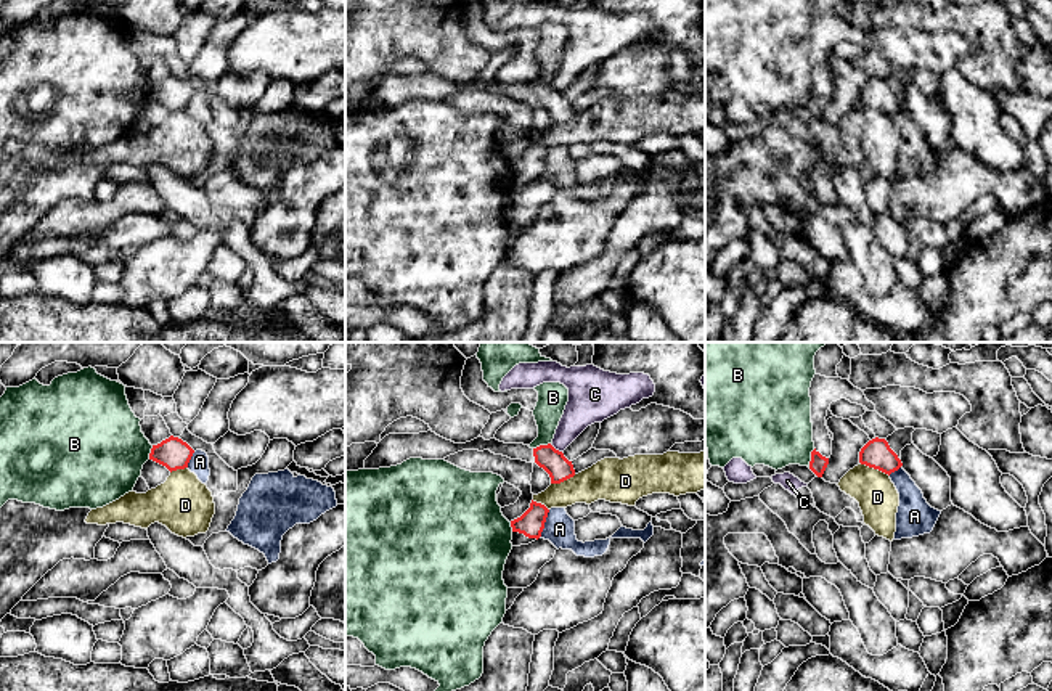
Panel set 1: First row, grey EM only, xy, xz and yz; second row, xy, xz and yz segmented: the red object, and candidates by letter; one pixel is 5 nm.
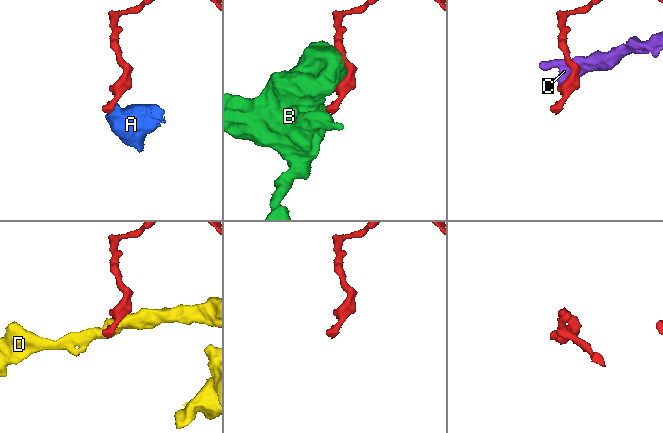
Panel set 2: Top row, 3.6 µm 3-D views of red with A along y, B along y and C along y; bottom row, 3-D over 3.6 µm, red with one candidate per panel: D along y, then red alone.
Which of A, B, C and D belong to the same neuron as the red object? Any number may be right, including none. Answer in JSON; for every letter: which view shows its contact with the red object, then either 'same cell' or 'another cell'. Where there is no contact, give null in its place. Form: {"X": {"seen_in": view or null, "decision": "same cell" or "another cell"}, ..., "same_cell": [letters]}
{"A": {"seen_in": "xz", "decision": "another cell"}, "B": {"seen_in": "yz", "decision": "another cell"}, "C": {"seen_in": "xz", "decision": "another cell"}, "D": {"seen_in": "yz", "decision": "another cell"}, "same_cell": []}

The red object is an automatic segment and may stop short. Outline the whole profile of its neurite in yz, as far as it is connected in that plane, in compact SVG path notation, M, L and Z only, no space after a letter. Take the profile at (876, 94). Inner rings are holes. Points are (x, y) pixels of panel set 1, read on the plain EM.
M914 67L895 71L887 79L872 79L859 92L859 103L891 114L903 108L901 90L912 82Z

